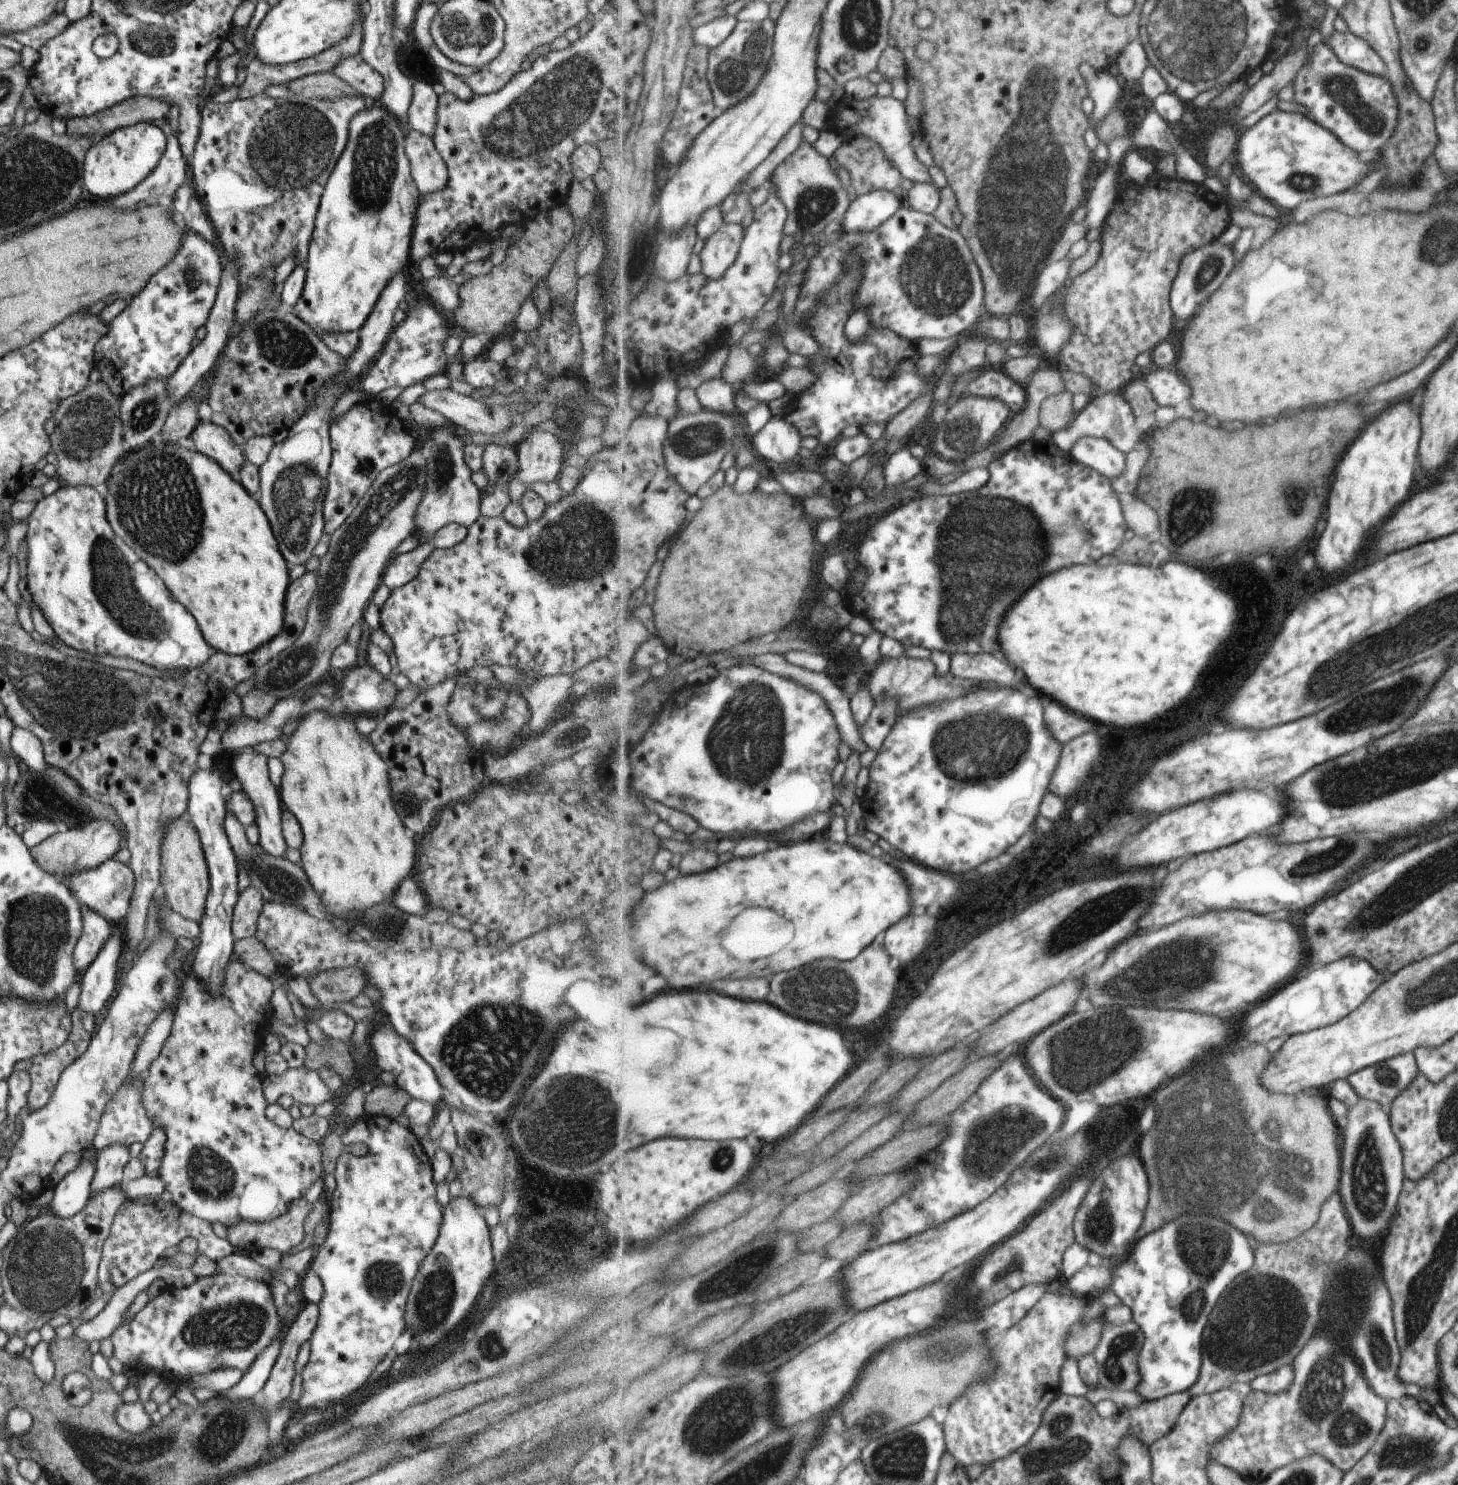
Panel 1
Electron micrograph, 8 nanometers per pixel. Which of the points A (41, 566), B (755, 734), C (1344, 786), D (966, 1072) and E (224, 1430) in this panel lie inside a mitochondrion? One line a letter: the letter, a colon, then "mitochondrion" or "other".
A: other
B: mitochondrion
C: mitochondrion
D: other
E: mitochondrion

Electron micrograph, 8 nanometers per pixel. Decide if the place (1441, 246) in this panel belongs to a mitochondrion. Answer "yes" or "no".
yes

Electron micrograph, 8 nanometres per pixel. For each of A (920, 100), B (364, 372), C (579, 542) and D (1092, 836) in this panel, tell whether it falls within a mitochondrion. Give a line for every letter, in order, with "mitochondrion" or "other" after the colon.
A: other
B: other
C: mitochondrion
D: other

